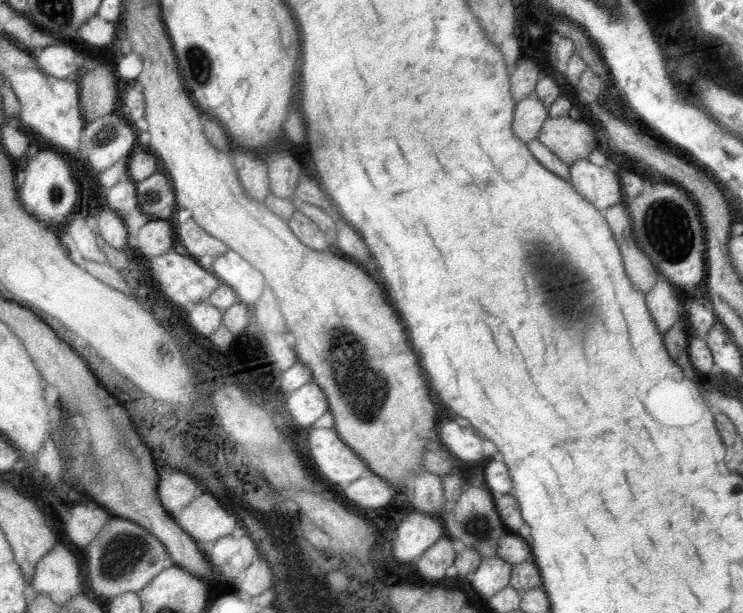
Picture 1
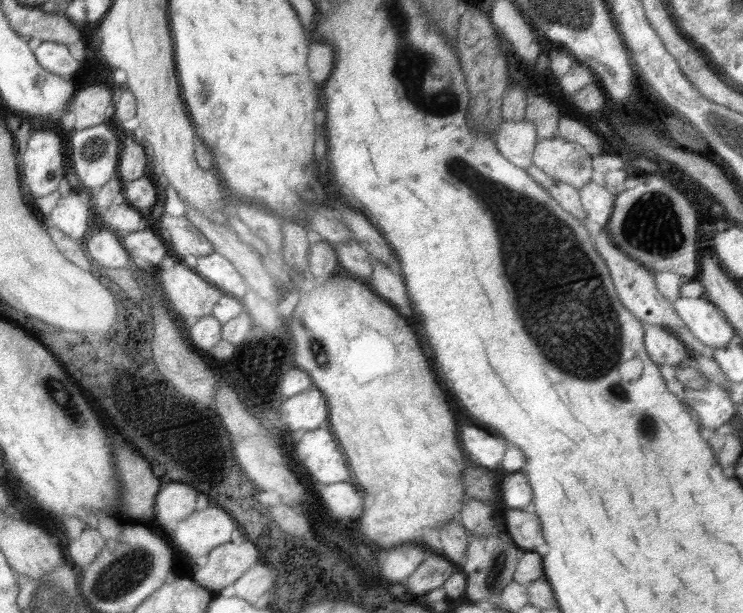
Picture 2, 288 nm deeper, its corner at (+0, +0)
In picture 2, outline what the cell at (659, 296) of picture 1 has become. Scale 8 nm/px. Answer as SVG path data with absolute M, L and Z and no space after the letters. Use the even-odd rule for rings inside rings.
M649 324L645 330L645 350L651 356L651 360L655 364L669 364L669 366L677 366L681 364L685 358L689 358L691 354L687 352L687 346L669 332L669 328L661 326L661 324Z

